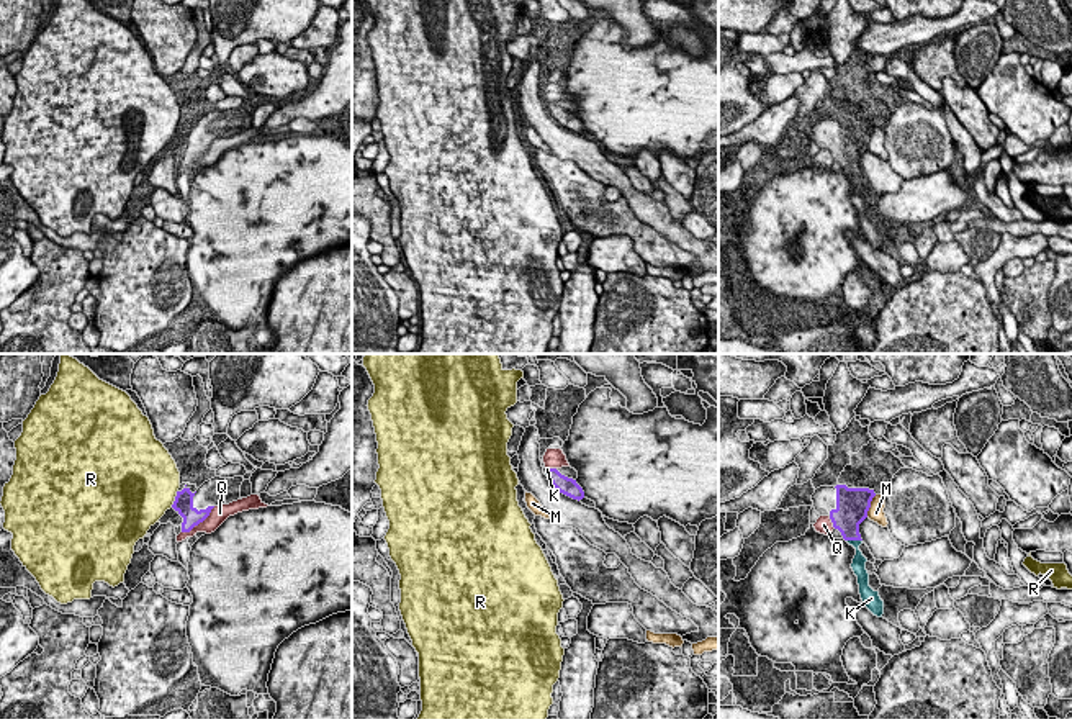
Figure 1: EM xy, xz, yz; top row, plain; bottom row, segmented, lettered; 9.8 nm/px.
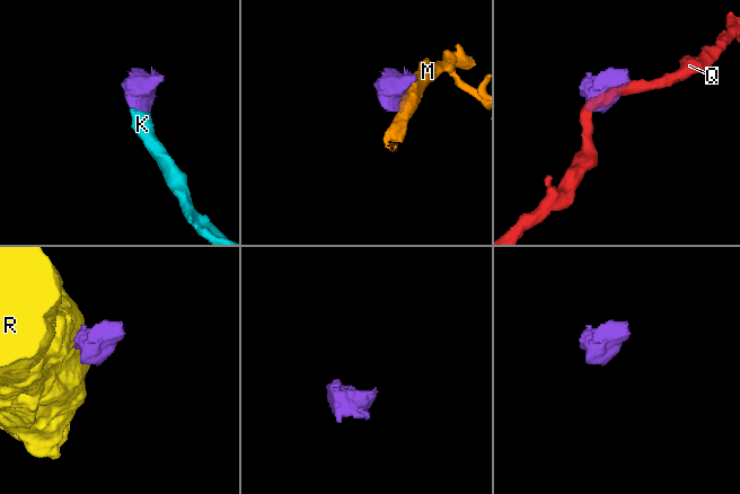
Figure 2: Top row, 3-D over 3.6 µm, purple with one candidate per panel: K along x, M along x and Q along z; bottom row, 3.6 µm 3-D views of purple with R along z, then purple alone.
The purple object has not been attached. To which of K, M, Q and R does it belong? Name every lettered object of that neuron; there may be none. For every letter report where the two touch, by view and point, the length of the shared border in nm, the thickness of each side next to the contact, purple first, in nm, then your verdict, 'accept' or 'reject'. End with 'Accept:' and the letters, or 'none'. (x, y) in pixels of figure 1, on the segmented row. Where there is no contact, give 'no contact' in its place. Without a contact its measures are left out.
K: yz (855, 539) | 160 nm | 280/130 nm | accept
M: yz (869, 506) | 240 nm | 320/160 nm | reject
Q: xy (198, 523) | 420 nm | 190/170 nm | reject
R: xy (175, 498) | 190 nm | 190/480 nm | reject
Accept: K

